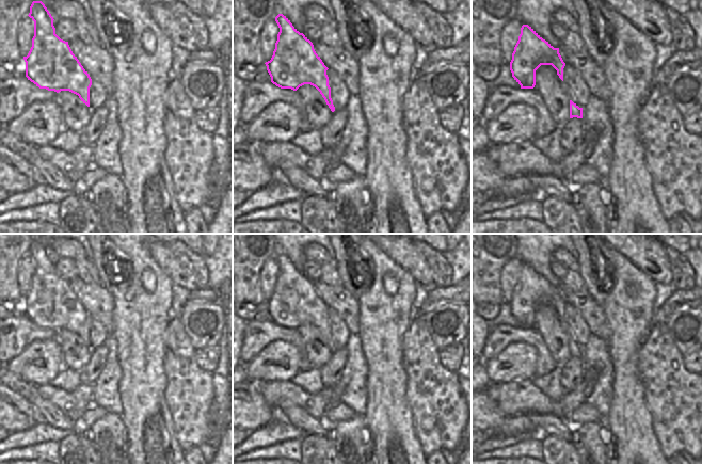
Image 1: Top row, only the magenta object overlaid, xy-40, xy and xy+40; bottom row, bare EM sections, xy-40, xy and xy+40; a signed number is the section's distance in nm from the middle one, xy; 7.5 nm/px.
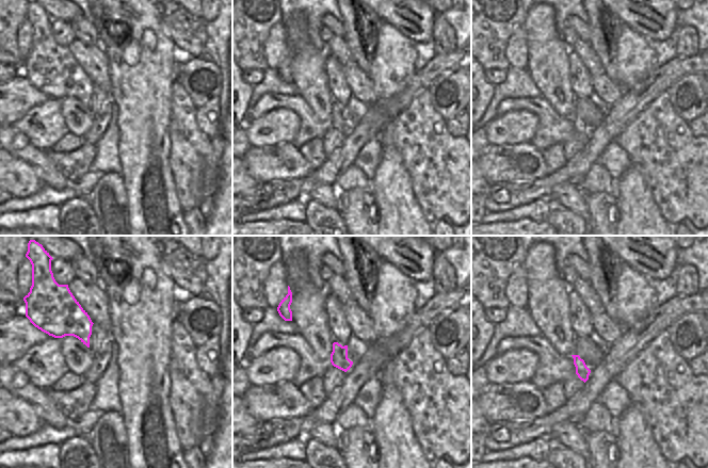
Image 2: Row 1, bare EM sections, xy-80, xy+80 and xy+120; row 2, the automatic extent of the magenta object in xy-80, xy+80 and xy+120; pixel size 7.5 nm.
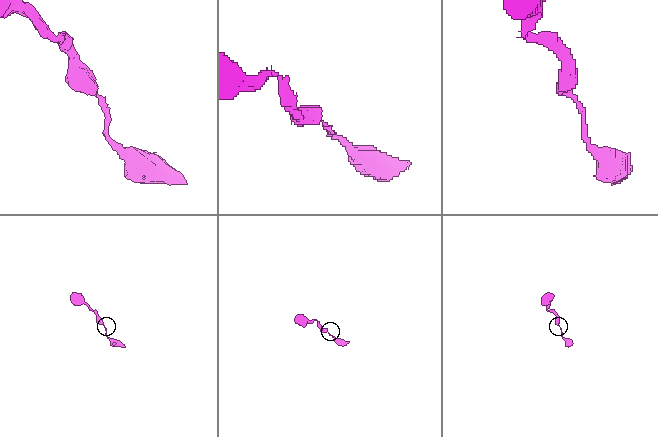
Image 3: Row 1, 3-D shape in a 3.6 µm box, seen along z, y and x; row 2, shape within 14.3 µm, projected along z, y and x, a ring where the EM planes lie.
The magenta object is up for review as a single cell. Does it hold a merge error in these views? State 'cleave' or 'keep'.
keep

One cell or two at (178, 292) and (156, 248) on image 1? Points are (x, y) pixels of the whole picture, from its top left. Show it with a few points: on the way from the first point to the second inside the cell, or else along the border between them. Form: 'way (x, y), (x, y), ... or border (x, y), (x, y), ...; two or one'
border (173, 284), (177, 284), (189, 291); two

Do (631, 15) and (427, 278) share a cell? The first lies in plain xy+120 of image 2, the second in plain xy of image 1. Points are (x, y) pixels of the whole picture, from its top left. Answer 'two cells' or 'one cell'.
one cell

